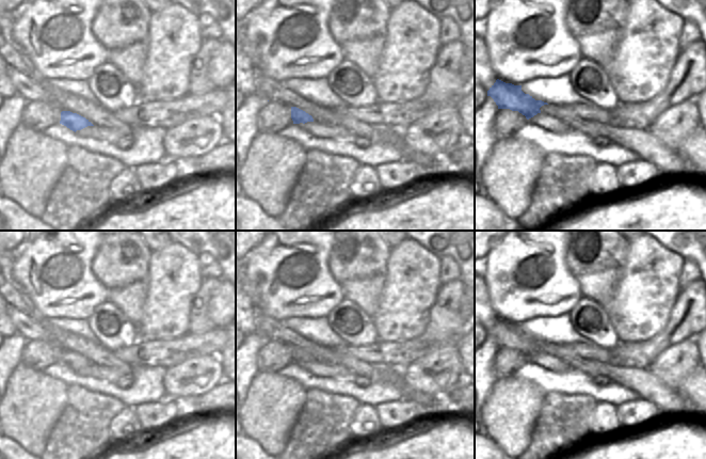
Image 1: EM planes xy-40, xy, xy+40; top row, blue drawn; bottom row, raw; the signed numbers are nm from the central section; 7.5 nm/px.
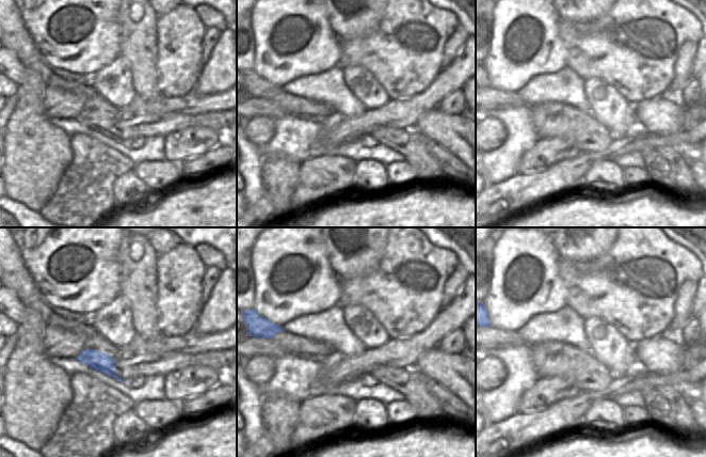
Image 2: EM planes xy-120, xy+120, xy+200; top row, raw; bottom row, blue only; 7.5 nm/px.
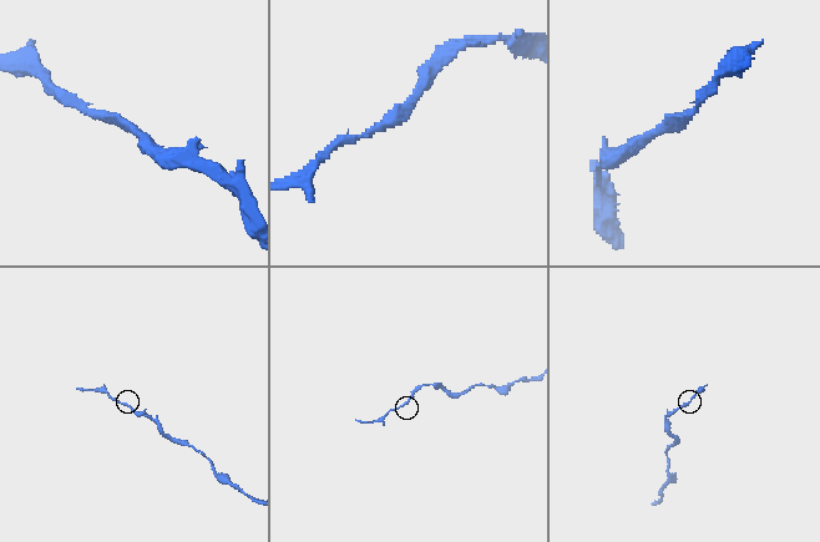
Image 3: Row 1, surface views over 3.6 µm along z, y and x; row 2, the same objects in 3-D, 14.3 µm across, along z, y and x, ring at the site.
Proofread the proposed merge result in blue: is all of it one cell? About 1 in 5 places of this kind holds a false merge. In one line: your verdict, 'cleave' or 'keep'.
keep

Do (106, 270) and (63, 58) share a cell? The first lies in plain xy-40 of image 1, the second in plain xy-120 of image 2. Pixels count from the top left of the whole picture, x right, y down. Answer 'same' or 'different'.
different

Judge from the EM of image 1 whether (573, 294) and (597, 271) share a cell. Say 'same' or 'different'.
different

